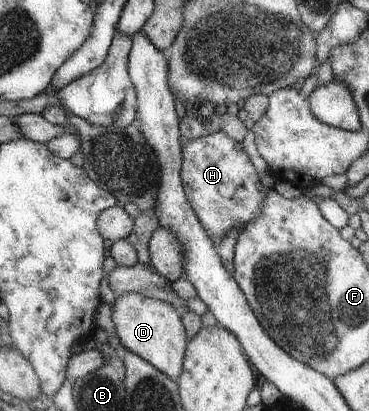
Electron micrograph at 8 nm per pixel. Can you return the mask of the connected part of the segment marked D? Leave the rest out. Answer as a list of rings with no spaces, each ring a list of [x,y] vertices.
[[[123,293],[116,298],[112,306],[112,319],[121,345],[151,362],[151,365],[177,382],[186,357],[186,345],[189,343],[181,311],[170,303],[145,297],[141,293]]]

